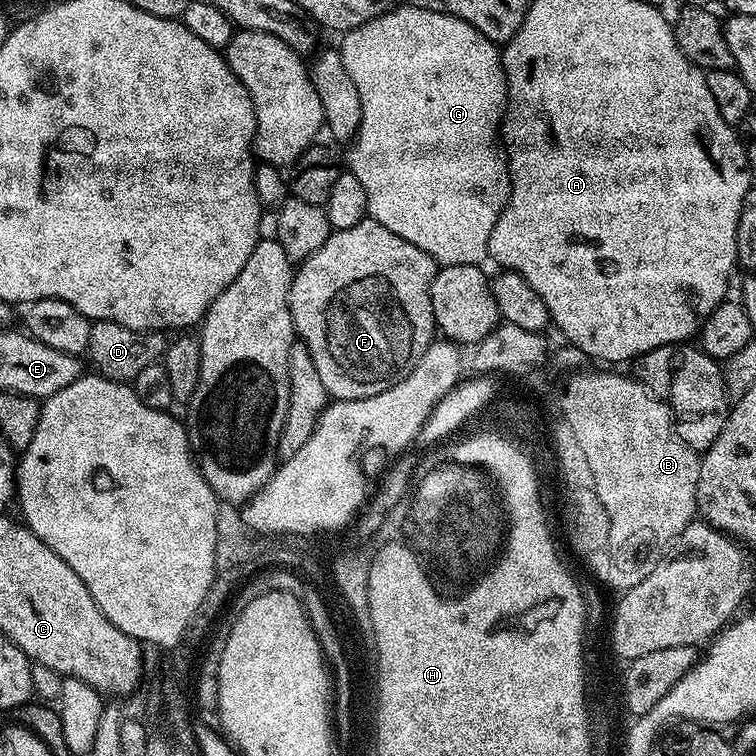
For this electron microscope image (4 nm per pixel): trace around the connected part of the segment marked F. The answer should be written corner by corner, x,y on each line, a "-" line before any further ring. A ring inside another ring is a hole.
365,218
362,222
358,222
358,226
350,226
341,232
333,231
327,242
295,269
288,295
292,327
299,343
304,344
306,350
310,350
310,358
314,358
314,366
322,378
322,386
326,386
332,400
357,400
358,398
370,398
374,394
382,394
382,390
394,386
420,361
422,354
426,354
426,350
438,332
430,302
430,286
434,282
437,271
436,259
426,254
426,250
418,250
418,246
406,242
406,238
398,238
398,234
386,230
386,226
382,226
377,220
371,218

